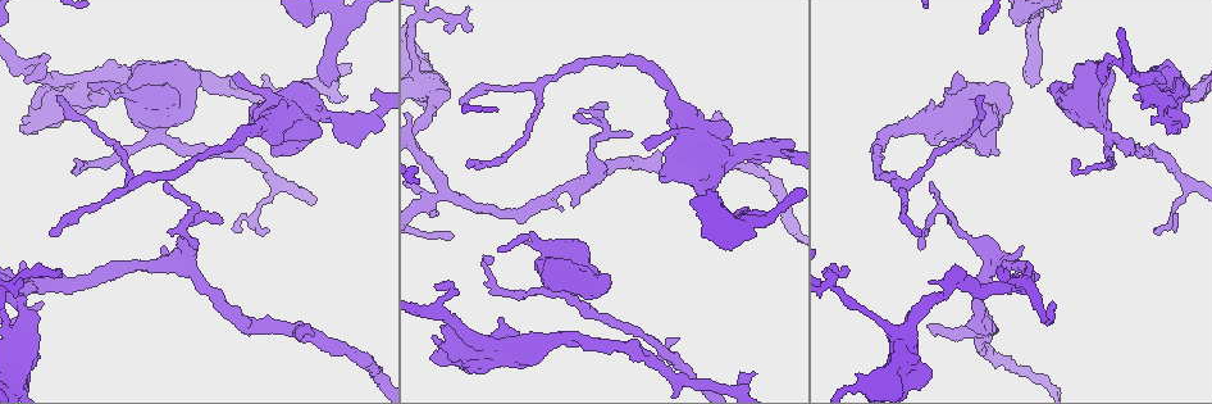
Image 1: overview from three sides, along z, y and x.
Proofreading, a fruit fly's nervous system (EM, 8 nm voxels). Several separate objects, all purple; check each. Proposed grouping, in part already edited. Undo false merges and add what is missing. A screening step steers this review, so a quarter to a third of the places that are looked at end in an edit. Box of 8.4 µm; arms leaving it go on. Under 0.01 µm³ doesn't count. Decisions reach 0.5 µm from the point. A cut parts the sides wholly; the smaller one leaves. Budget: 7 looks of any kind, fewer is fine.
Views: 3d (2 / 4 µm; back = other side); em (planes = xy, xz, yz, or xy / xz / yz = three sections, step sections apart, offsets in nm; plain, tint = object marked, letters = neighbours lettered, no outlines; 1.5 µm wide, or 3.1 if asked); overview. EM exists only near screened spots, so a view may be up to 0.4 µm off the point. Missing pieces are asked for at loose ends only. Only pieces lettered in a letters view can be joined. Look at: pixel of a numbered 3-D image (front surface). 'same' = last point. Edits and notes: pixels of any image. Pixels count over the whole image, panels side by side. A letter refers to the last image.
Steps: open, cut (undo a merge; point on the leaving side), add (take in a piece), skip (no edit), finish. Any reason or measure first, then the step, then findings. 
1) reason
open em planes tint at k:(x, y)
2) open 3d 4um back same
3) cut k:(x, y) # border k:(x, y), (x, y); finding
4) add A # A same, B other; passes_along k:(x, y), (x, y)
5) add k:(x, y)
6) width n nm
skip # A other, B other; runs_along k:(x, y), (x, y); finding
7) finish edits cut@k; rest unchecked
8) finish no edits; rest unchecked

free end
open em xz step 8 letters at 1:(451, 236)

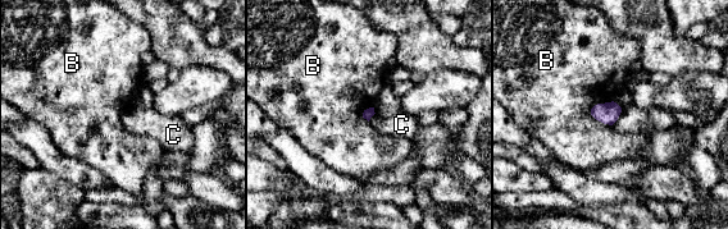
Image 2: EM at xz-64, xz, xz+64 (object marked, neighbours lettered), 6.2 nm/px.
longest_contact B 180 nm
skip # B other, C other; border 2:(374, 113), (368, 120); no lettered piece goes on from it

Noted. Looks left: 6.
end of a long branch
open em planes letters at 1:(468, 164)

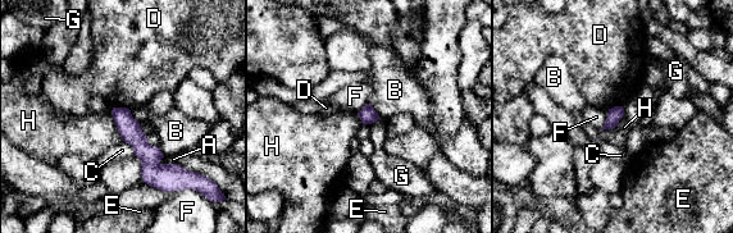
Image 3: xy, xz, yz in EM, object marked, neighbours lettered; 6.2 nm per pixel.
longest_contact F 220 nm
skip # A other, B other, C other, D other, E other, F other, G other, H other; border 3:(110, 114), (123, 140); no lettered piece goes on from it

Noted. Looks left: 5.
free end
open 3d 4um back at 1:(1191, 102)

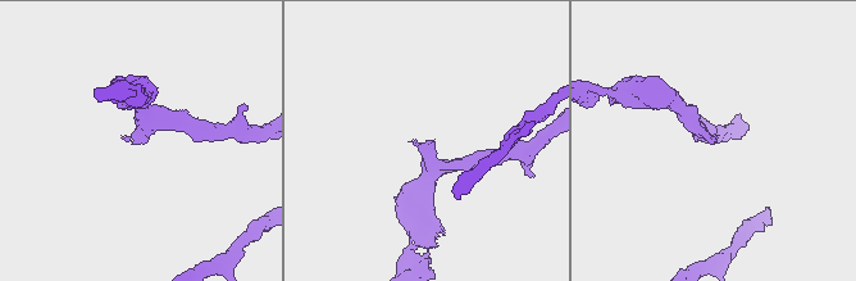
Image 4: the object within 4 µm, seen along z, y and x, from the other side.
open em yz step 4 letters at 4:(415, 141)

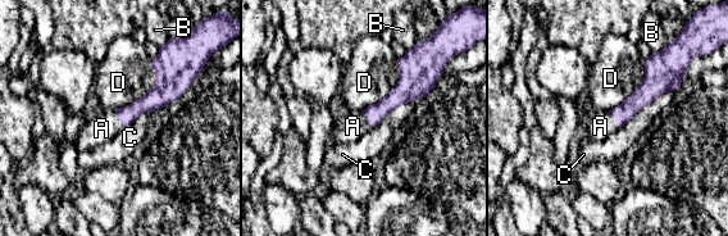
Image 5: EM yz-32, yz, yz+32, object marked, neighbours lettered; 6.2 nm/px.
longest_contact C 420 nm
add A # A same, B other, C other, D other; passes_along 5:(645, 94), (615, 119), (600, 126); it goes on there

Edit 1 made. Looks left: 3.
finish edits add@5; rest unchecked

